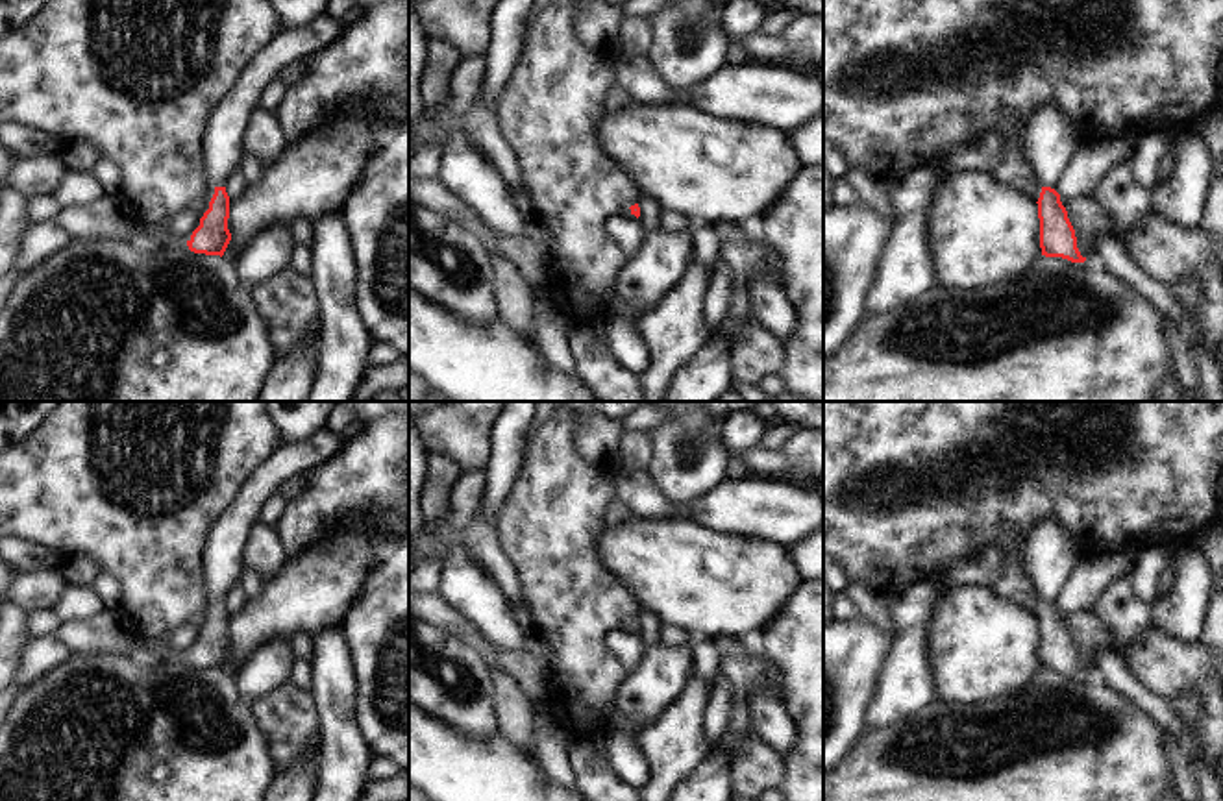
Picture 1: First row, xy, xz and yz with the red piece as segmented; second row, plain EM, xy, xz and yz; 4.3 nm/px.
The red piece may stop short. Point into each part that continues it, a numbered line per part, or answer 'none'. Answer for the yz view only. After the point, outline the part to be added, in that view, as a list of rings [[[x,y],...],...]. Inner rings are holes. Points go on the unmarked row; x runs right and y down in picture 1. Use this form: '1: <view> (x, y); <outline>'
1: yz (1050, 557); [[[1047,525],[1032,535],[1027,544],[1027,568],[1042,601],[1056,605],[1077,559],[1069,542],[1055,527]]]

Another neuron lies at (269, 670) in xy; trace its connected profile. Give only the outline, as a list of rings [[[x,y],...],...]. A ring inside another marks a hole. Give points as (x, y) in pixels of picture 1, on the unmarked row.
[[[270,642],[268,647],[259,651],[241,668],[237,675],[241,694],[255,705],[259,699],[278,692],[283,684],[292,681],[294,662],[290,642]]]

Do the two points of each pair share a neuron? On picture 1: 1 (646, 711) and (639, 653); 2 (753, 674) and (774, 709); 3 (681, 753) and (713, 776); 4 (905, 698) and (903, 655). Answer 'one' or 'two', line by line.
1: two
2: two
3: two
4: one

